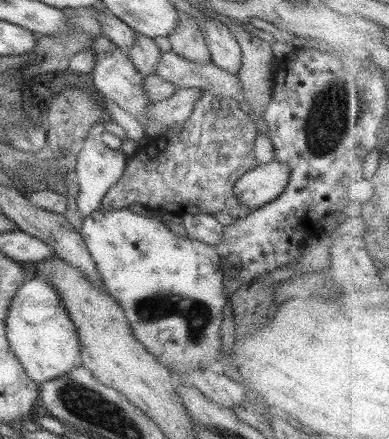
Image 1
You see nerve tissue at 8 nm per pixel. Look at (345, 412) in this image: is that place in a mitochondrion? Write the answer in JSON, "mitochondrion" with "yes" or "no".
{"mitochondrion":"no"}

